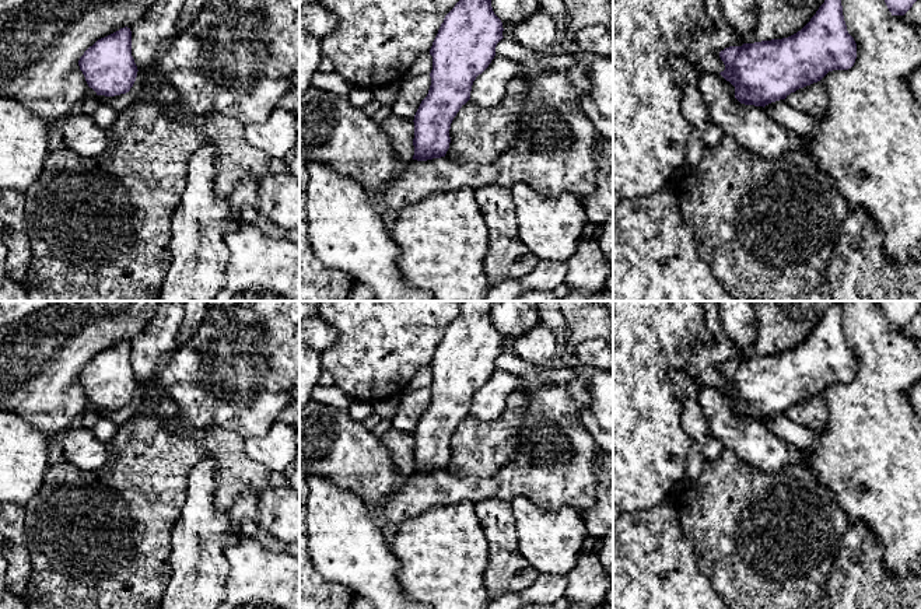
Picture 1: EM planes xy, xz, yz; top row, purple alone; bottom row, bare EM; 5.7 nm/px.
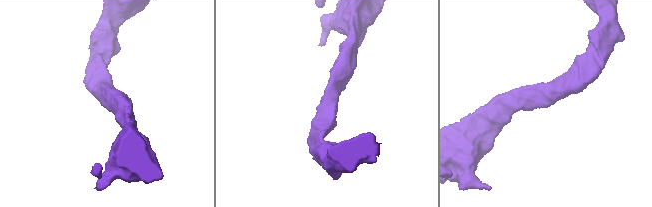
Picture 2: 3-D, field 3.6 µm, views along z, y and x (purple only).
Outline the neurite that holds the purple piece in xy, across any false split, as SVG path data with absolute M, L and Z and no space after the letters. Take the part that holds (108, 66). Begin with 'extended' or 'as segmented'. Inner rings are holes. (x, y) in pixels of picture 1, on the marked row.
as segmented; M120 28L98 39L80 57L78 66L97 95L115 97L129 92L139 71L132 56L130 28Z

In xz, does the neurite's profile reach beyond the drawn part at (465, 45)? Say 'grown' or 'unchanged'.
unchanged

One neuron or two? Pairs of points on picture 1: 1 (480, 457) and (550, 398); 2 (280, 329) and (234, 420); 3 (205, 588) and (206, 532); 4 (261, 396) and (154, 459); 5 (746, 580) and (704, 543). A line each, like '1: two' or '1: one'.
1: two
2: one
3: one
4: two
5: one

